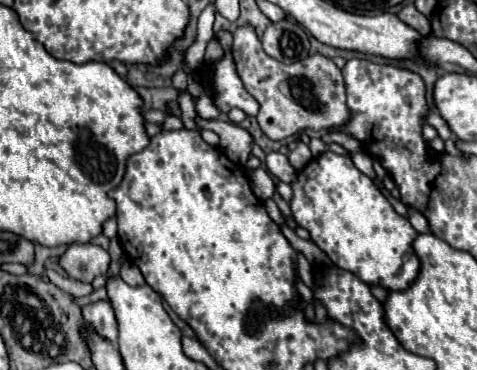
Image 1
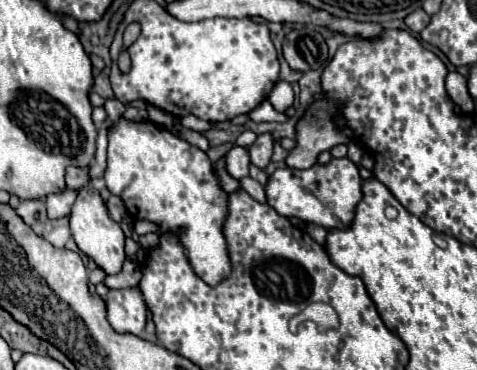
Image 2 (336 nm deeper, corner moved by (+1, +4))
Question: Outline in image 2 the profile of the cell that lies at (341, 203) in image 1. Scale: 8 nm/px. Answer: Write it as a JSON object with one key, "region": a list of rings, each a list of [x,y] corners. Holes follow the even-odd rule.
{"region":[[[331,159],[329,165],[313,165],[307,171],[297,169],[275,169],[265,185],[267,203],[283,217],[297,217],[307,223],[321,225],[325,229],[347,227],[353,219],[355,205],[361,195],[361,177],[357,165],[345,159]]]}

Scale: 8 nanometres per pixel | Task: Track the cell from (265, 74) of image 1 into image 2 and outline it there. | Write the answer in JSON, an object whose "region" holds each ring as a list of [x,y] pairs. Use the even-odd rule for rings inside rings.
{"region":[[[269,133],[259,135],[259,137],[255,139],[255,143],[247,147],[247,153],[249,153],[251,165],[255,165],[255,167],[259,167],[259,169],[265,169],[267,163],[271,161],[271,153],[273,153],[273,137],[271,137]]]}

